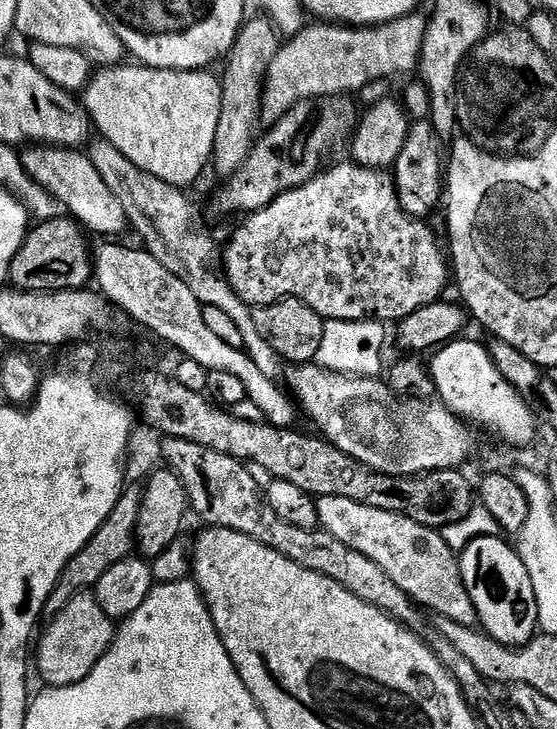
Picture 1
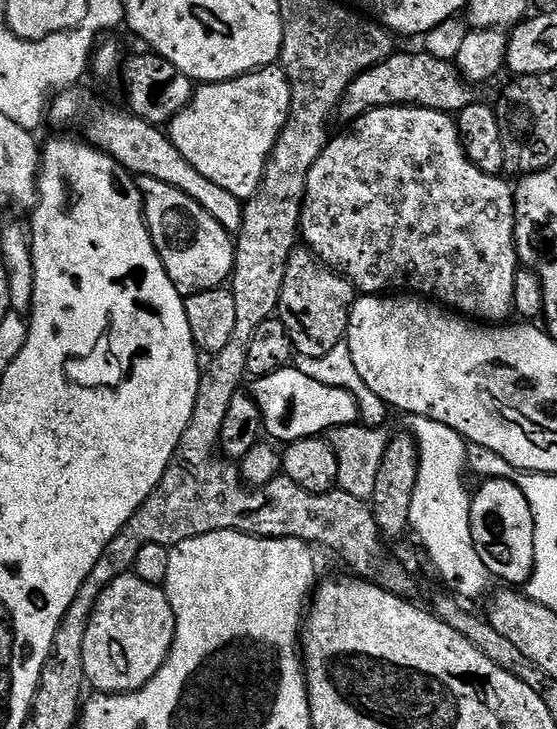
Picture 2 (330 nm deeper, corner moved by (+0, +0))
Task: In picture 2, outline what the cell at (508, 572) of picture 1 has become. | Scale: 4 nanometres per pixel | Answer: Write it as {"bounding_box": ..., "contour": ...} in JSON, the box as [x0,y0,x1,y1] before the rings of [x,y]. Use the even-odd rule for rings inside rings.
{"bounding_box":[470,479,536,586],"contour":[[[485,479],[477,490],[476,497],[470,500],[472,509],[470,510],[470,526],[472,527],[472,537],[474,546],[478,550],[478,558],[486,566],[489,577],[505,580],[508,586],[527,585],[528,579],[533,574],[536,567],[536,555],[534,554],[534,516],[531,514],[530,504],[522,490],[516,485],[515,480],[506,479]]]}

